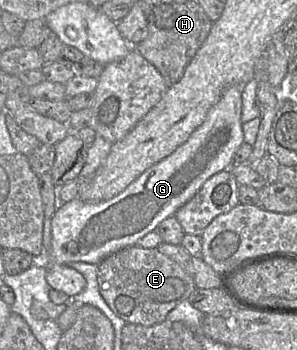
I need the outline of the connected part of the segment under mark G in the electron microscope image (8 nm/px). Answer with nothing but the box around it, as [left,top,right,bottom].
[45,86,244,265]

